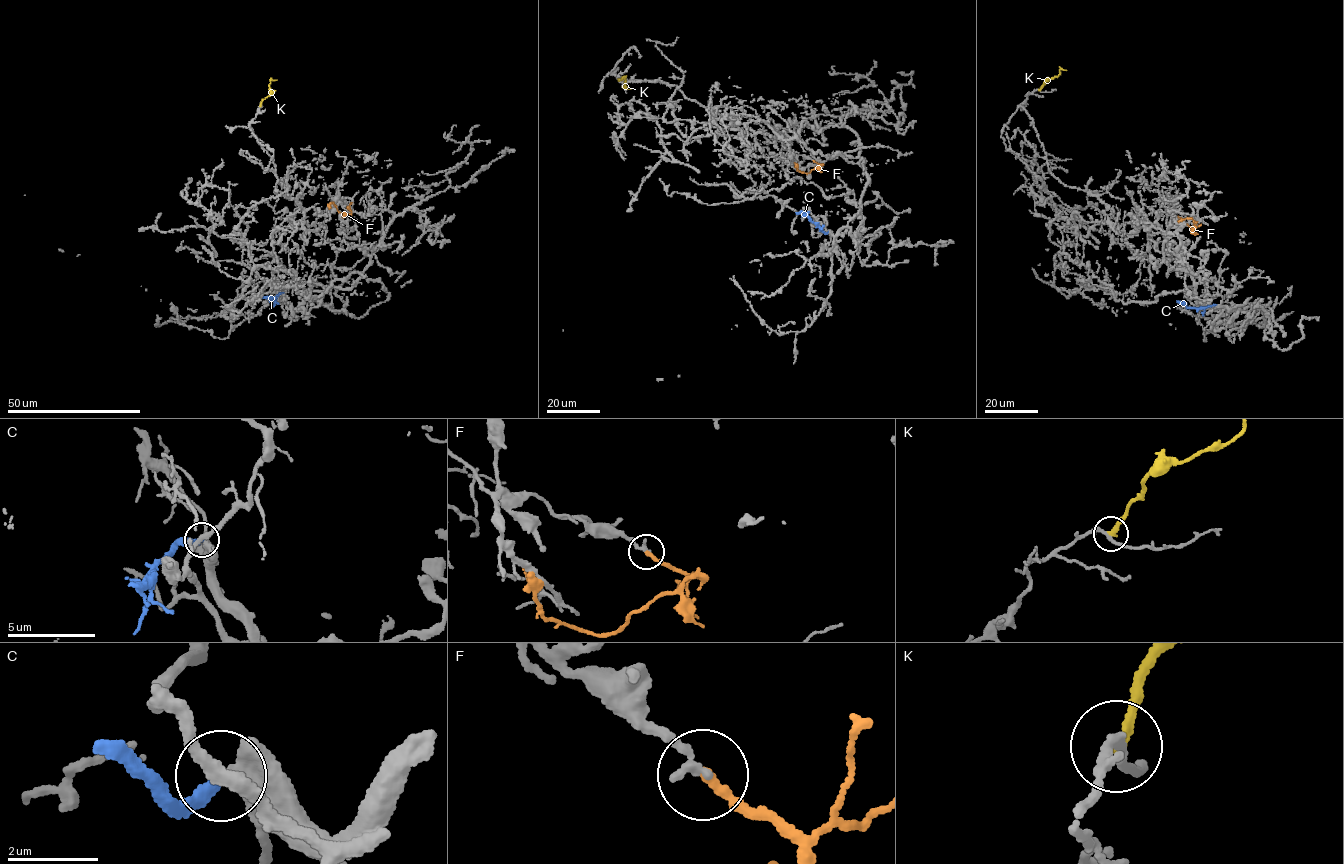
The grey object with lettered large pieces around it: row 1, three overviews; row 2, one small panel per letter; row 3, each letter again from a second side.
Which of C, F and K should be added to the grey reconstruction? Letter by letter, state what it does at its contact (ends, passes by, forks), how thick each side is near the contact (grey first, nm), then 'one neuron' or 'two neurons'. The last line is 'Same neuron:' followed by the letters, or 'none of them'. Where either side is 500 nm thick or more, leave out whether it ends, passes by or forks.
C: calibres 550 and 280 nm; two neurons
F: it ends; calibres 220 and 240 nm; two neurons
K: it ends; calibres 200 and 220 nm; two neurons
Same neuron: none of them

